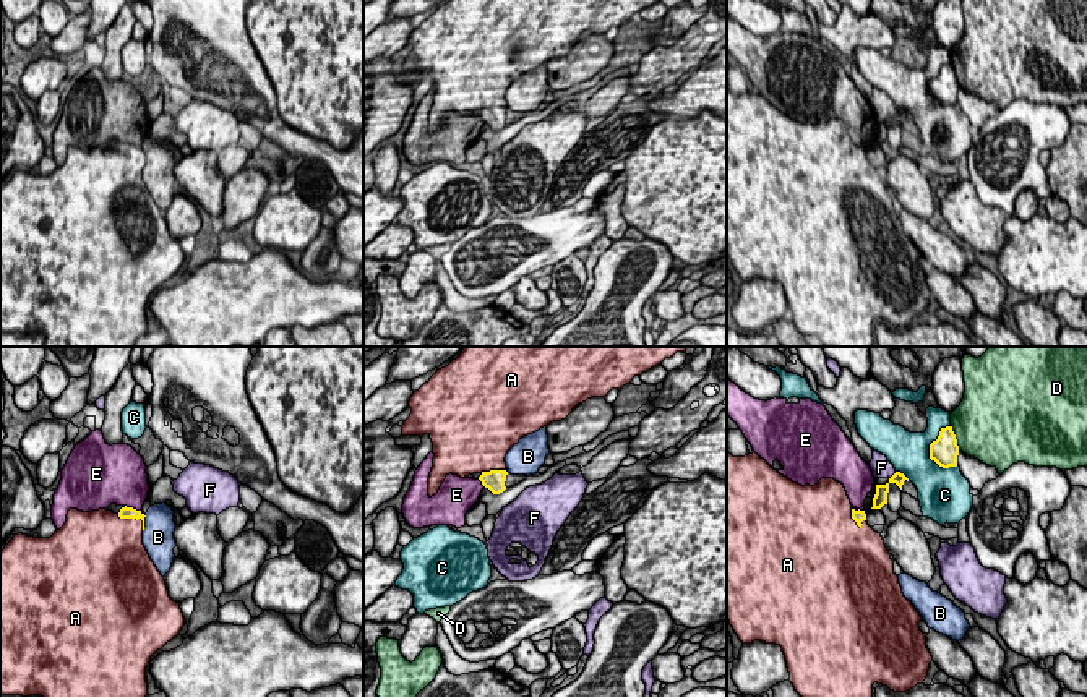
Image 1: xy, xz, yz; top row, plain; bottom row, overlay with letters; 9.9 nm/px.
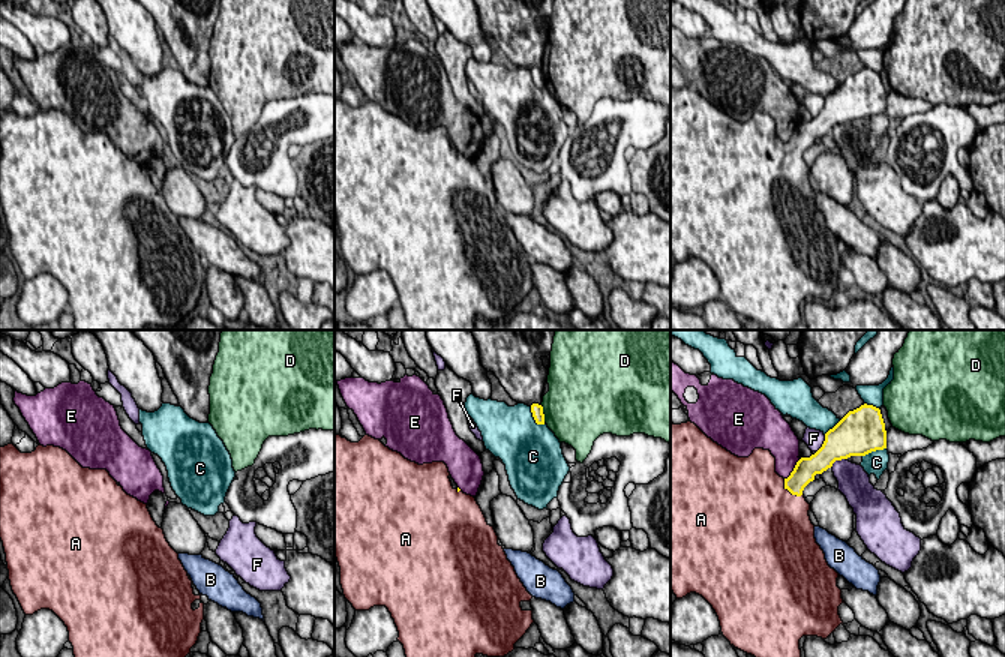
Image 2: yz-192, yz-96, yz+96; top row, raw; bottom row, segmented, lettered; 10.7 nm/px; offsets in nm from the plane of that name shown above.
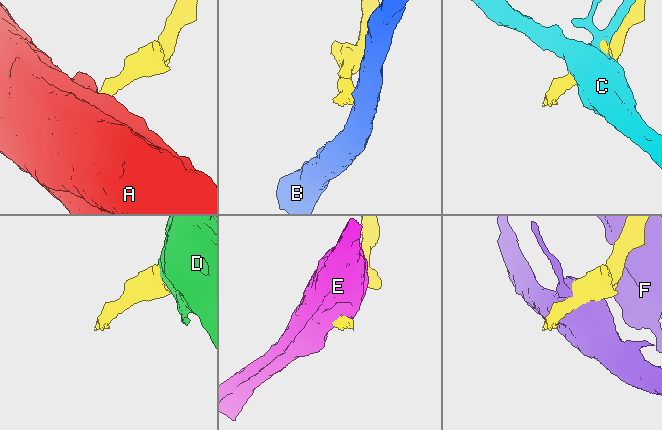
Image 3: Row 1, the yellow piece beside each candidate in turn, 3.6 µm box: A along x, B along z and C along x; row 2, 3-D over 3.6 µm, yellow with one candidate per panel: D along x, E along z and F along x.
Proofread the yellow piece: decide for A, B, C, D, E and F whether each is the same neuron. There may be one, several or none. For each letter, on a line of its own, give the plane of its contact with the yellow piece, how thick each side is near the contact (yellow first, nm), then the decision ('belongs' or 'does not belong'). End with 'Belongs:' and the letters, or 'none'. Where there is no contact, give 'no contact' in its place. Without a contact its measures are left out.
A: xy | 130/420 nm | belongs
B: no contact | does not belong
C: yz | 280/400 nm | does not belong
D: yz | 280/480 nm | does not belong
E: xy | 130/440 nm | does not belong
F: yz | 130/200 nm | does not belong
Belongs: A

